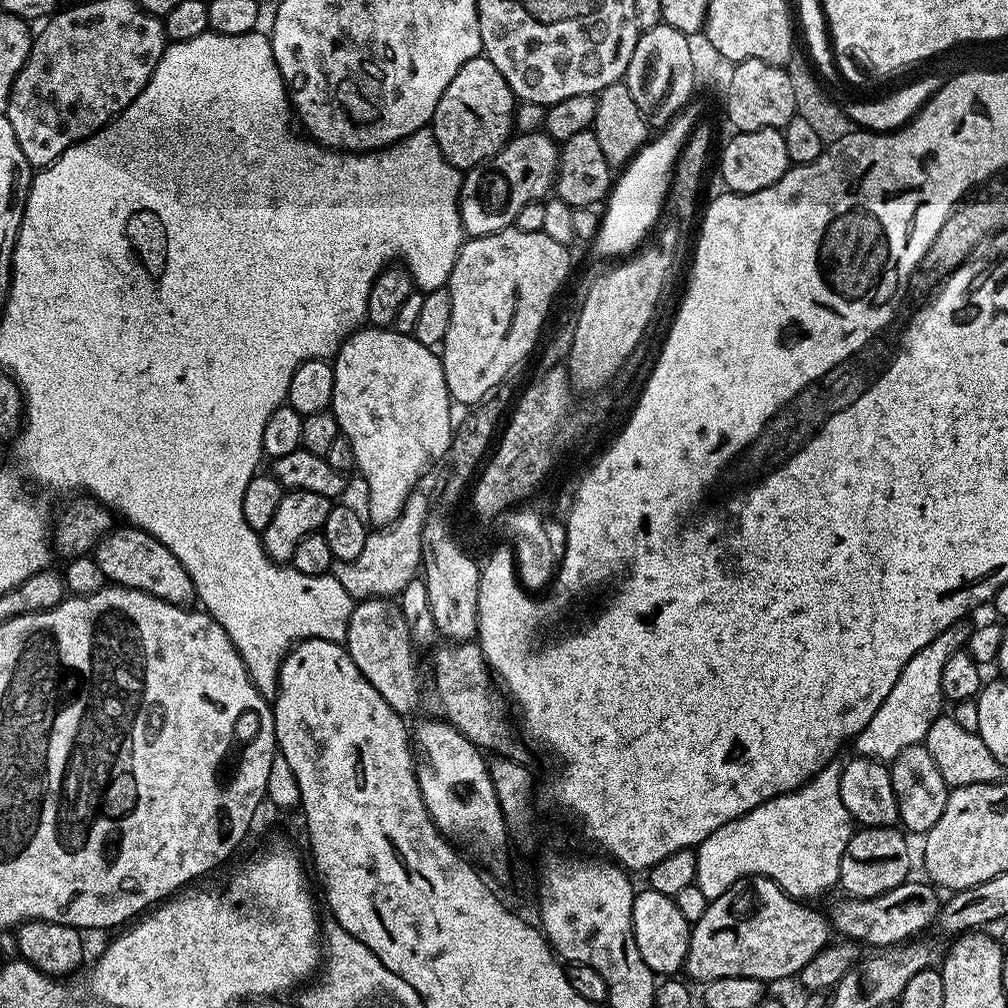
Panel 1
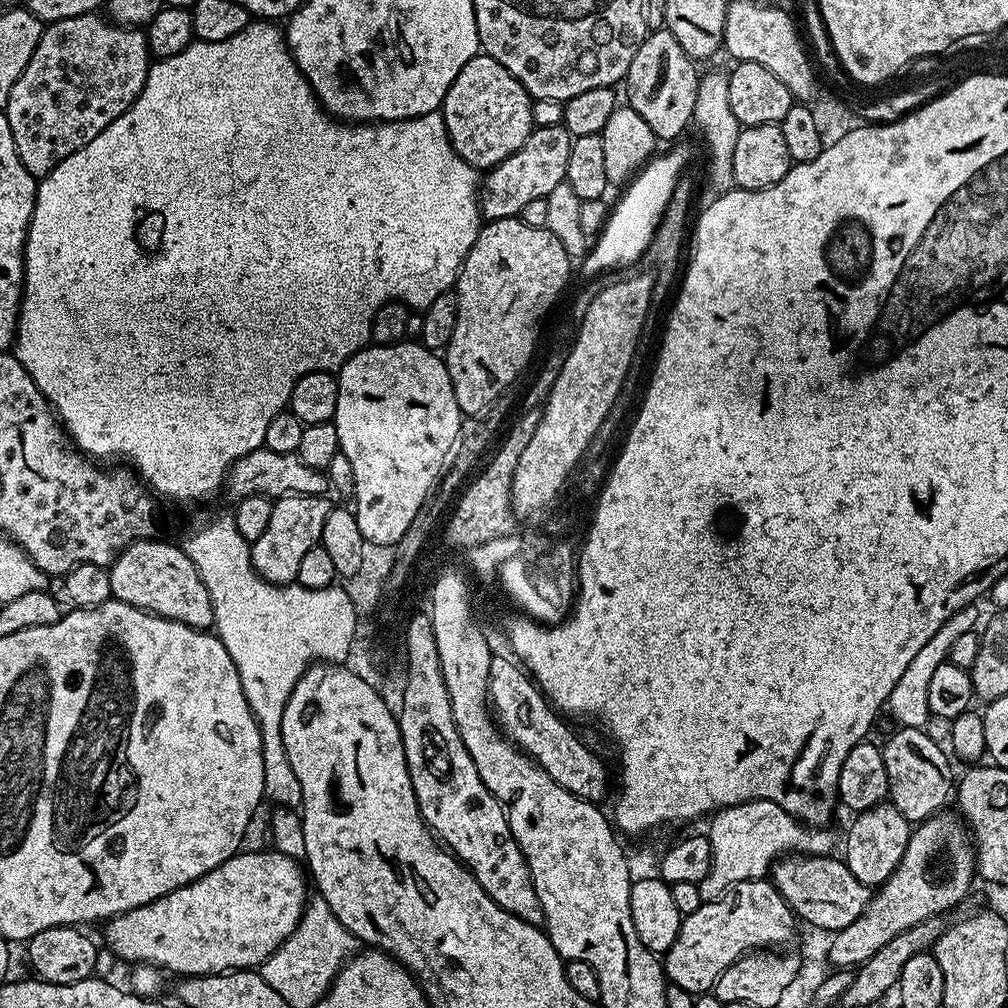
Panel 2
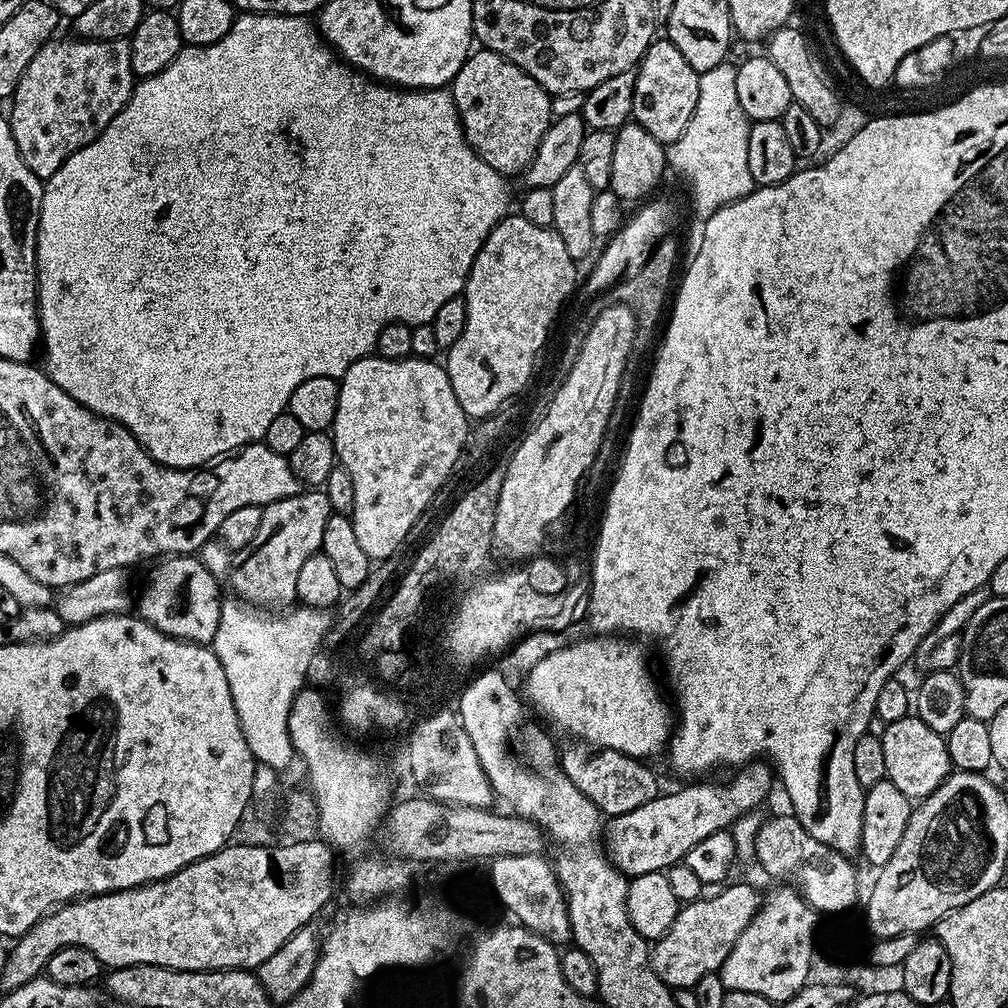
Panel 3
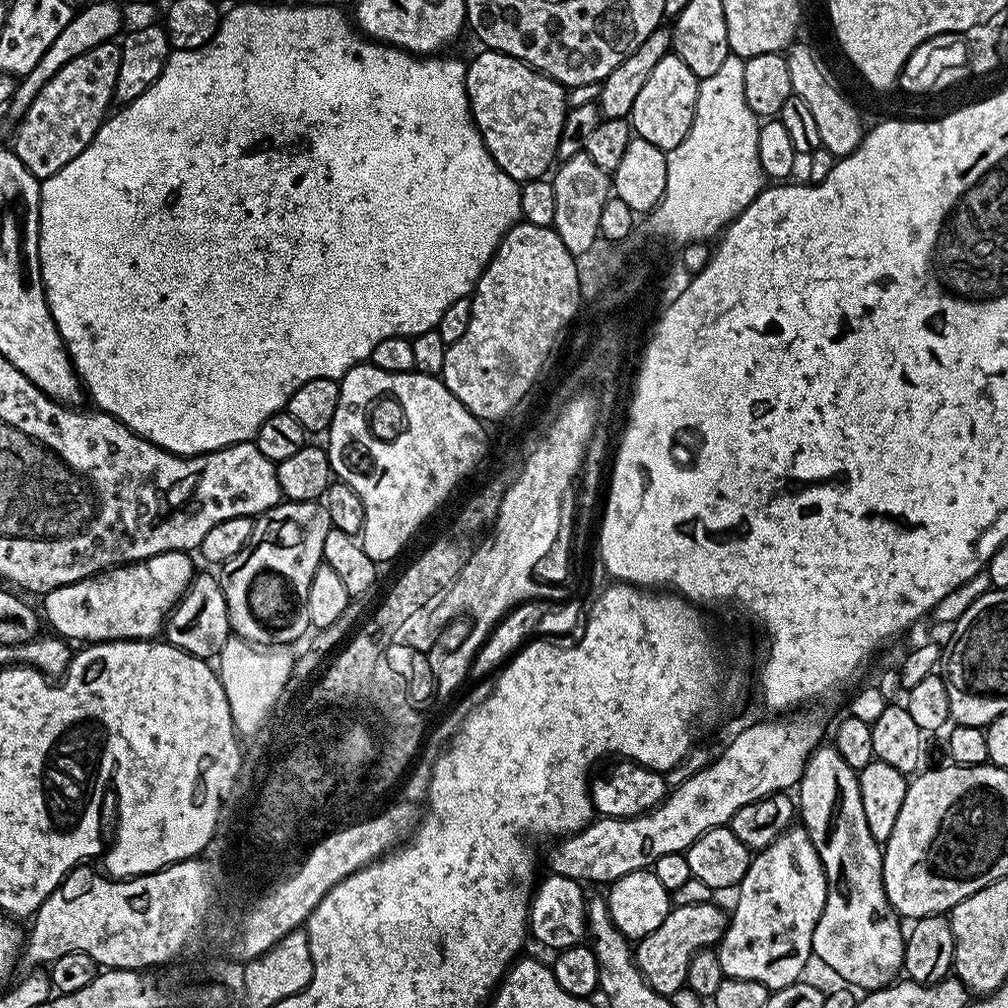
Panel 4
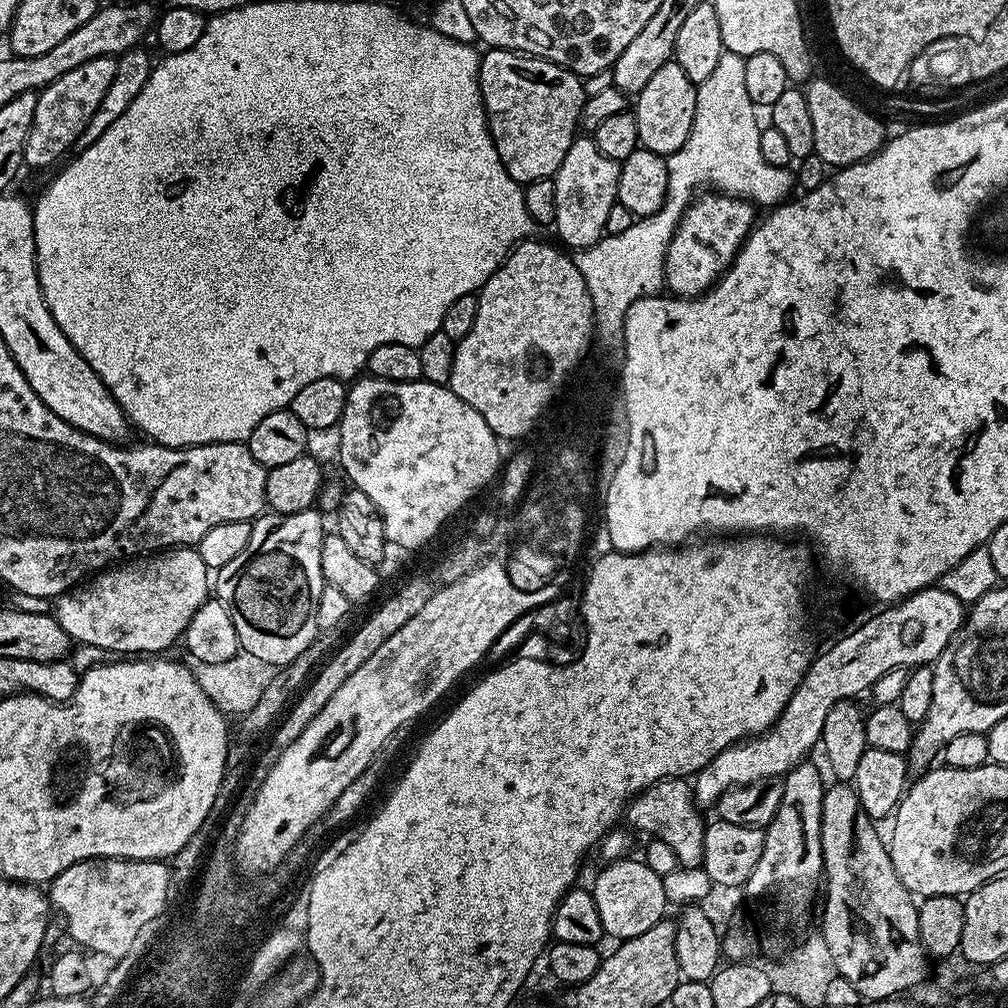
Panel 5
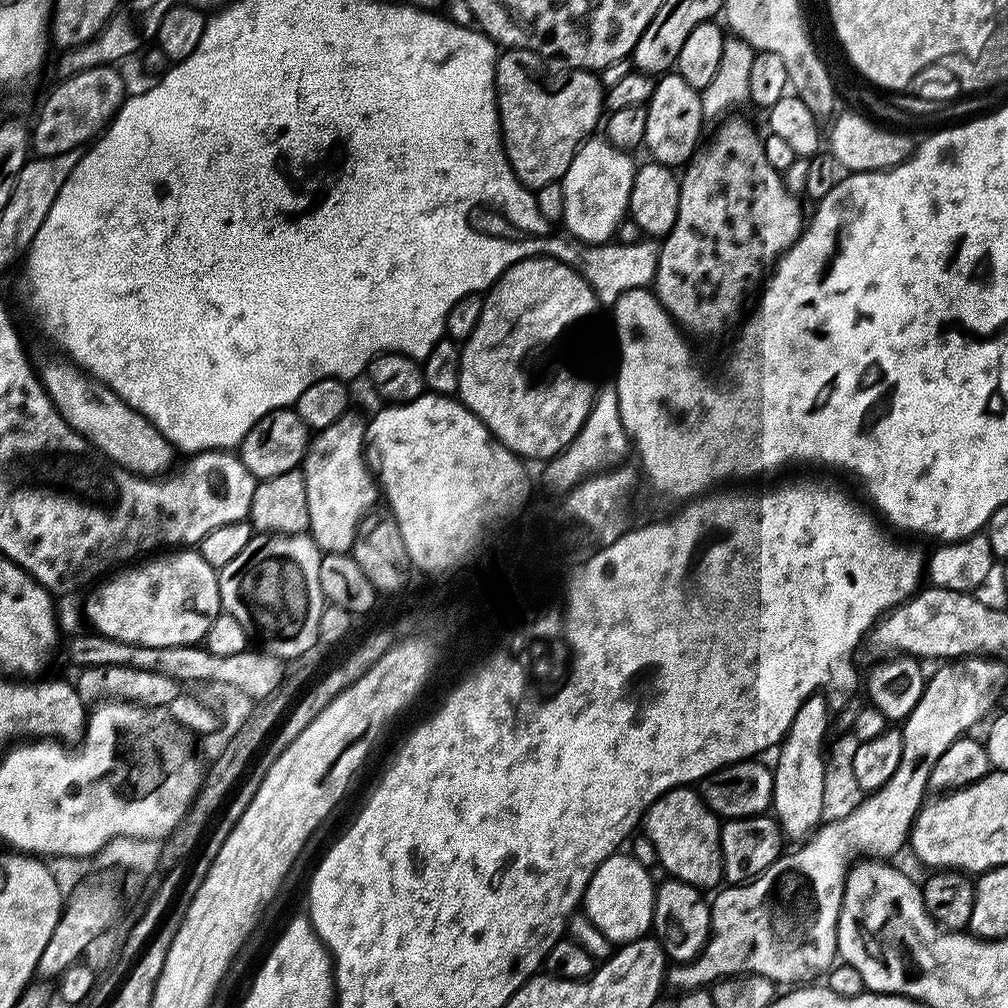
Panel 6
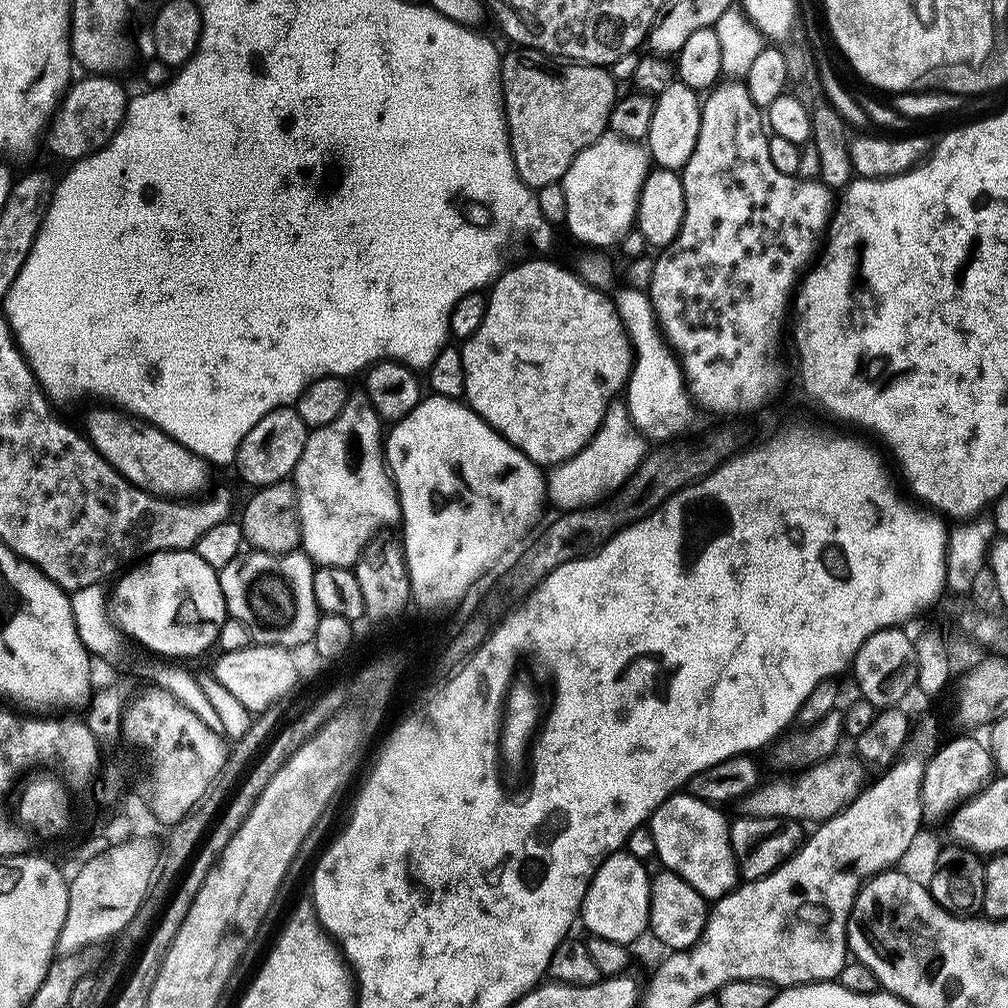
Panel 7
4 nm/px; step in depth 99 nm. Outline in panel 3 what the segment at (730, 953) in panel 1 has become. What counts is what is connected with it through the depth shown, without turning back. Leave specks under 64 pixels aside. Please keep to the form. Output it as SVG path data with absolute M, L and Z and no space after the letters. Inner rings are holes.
M731 884L721 887L717 891L721 891L717 896L708 894L692 903L685 903L674 918L670 930L666 930L666 934L662 934L662 938L651 945L652 969L666 987L673 990L677 988L692 989L700 978L719 973L730 950L734 950L734 942L738 942L742 930L746 930L746 926L750 926L754 914L760 909L761 893L759 891L756 893L748 884Z

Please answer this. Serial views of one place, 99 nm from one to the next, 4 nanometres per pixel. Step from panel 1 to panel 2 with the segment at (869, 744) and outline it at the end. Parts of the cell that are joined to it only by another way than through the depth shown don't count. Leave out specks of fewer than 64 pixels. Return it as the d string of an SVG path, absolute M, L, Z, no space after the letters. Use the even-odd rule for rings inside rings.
M979 603L962 606L962 610L958 610L950 618L946 618L946 622L942 622L942 626L938 626L934 638L930 638L930 642L926 642L926 646L922 646L922 650L918 650L918 654L914 654L910 666L906 666L902 678L898 678L898 686L894 686L886 705L887 711L892 711L893 718L897 720L895 723L899 727L924 728L927 725L927 720L930 720L930 702L926 702L926 690L930 687L930 678L934 674L934 670L938 670L938 666L942 666L947 661L950 646L954 646L955 640L961 634L977 631L978 625L981 623L980 607Z

